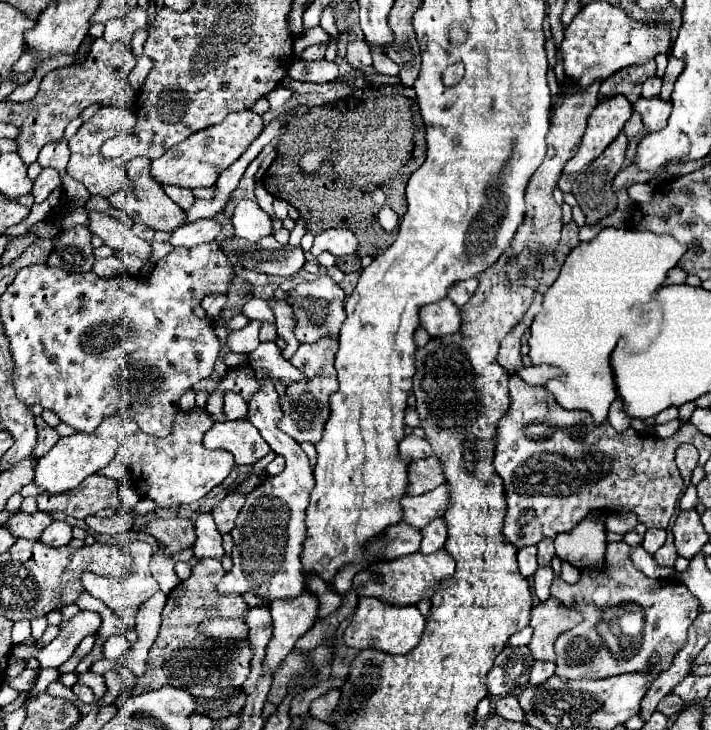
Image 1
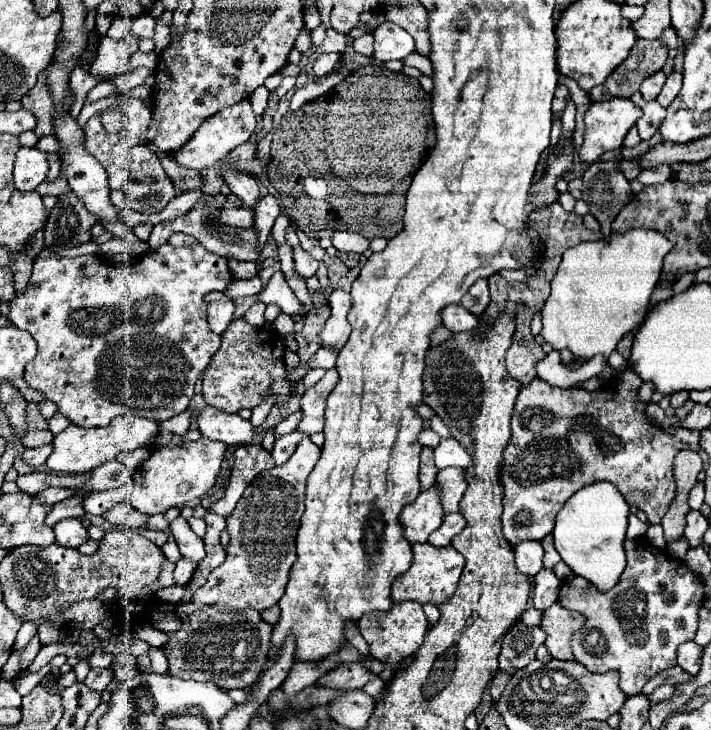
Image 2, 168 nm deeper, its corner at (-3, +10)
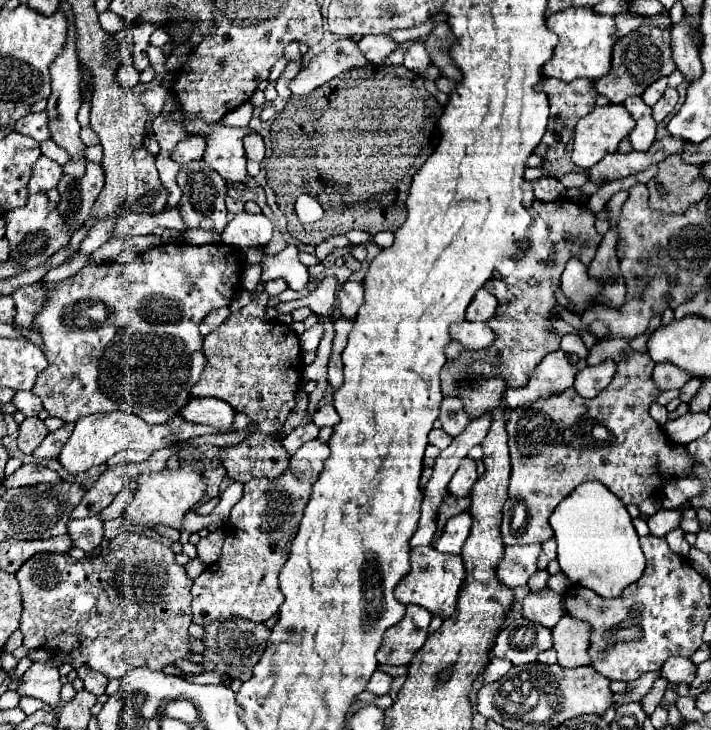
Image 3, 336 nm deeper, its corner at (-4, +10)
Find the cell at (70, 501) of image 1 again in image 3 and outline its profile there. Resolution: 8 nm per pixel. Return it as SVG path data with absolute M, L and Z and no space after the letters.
M24 464L20 470L6 476L4 486L16 488L16 486L34 486L34 484L40 484L40 482L58 482L58 480L60 480L60 476L54 470L50 470L48 466Z

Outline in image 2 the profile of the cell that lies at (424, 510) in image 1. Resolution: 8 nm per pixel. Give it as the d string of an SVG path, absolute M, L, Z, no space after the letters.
M443 468L437 474L437 486L439 486L439 498L443 510L457 512L459 510L459 500L467 488L465 482L465 470L463 468Z

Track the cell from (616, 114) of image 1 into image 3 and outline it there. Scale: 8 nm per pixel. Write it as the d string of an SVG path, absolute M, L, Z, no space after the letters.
M608 104L608 106L596 106L590 114L586 114L584 118L580 118L576 122L576 130L574 130L574 144L572 144L572 162L582 168L588 170L592 168L596 162L600 162L606 154L616 152L620 140L624 136L628 136L632 132L632 118L630 114L624 110L622 104Z

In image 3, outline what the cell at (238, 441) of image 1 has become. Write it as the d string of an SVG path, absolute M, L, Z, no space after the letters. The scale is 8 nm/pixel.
M190 398L186 406L178 412L190 422L196 424L208 424L216 428L226 428L234 420L234 410L228 402L216 400L216 398Z

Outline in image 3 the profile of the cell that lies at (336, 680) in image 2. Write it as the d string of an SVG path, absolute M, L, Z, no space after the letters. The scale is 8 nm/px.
M376 670L368 682L368 690L382 696L382 694L388 694L390 692L390 684L392 684L392 676L388 676L386 672L382 670Z

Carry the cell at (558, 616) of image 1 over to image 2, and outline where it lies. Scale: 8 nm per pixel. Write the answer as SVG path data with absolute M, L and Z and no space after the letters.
M555 602L551 608L543 612L541 630L547 634L545 646L549 654L557 660L573 660L571 654L571 634L583 626L583 616L579 612L571 612Z

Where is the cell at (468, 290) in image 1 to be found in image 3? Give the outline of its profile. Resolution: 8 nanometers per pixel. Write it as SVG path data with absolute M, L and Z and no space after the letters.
M478 290L476 296L472 298L468 310L466 310L466 320L470 322L488 322L498 308L498 300L488 292L488 290Z

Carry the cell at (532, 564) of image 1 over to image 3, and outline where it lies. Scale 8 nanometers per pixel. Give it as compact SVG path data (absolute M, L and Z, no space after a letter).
M540 544L504 546L504 556L496 568L498 580L508 588L518 588L528 584L528 578L538 570L536 558L540 550L542 550Z

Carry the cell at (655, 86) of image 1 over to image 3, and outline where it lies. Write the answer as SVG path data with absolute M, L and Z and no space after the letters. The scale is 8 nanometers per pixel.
M660 78L660 80L656 80L654 84L650 84L650 86L644 90L642 100L644 100L648 106L654 106L654 104L660 100L660 96L664 94L664 90L666 90L666 78Z

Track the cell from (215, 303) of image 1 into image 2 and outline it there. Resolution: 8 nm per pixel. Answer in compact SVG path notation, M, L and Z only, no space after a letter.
M229 298L209 302L207 320L209 320L211 330L215 334L223 334L227 330L227 326L231 324L231 320L233 320L233 312L235 312L235 304Z

